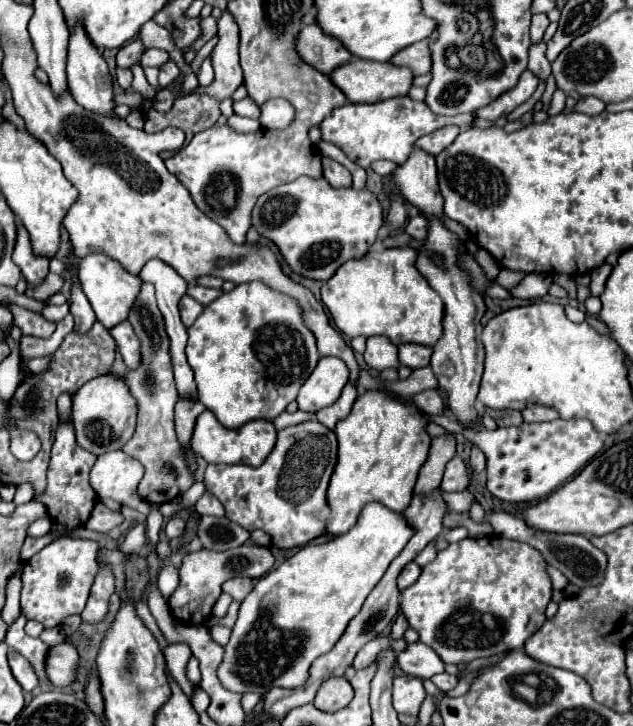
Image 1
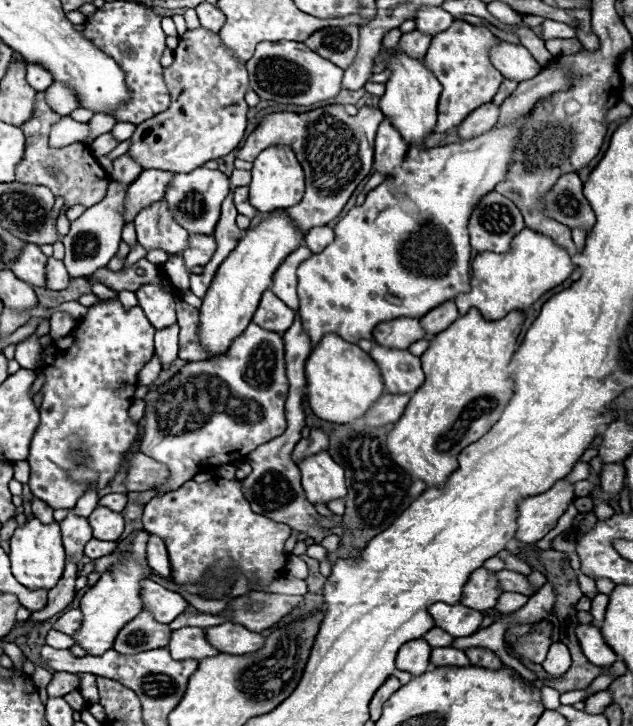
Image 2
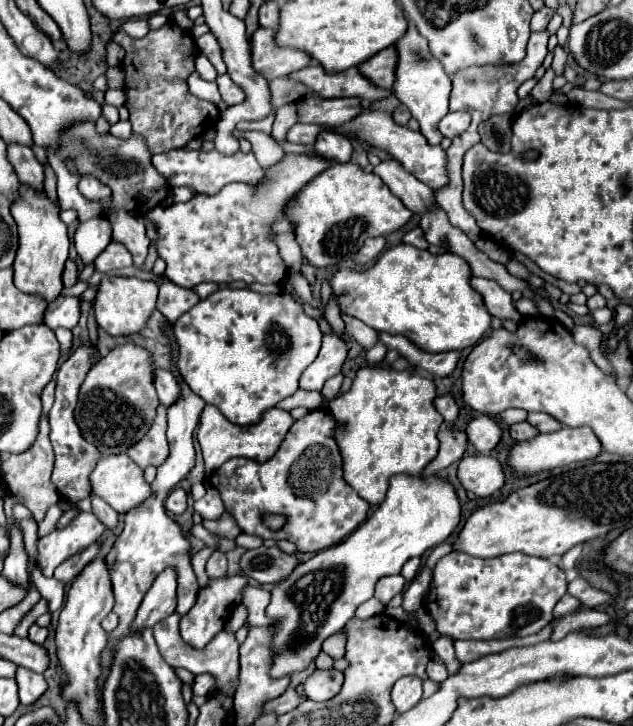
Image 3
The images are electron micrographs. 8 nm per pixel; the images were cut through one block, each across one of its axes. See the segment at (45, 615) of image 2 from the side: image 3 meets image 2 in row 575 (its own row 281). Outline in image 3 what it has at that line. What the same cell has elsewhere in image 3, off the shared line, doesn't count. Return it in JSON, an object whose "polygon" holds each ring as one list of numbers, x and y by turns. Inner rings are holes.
{"polygon":[[68,260,66,268,64,268,64,274,62,274,62,282,64,282,66,288,70,288,70,286,76,284,76,280,78,280,78,266,76,266,74,260]]}

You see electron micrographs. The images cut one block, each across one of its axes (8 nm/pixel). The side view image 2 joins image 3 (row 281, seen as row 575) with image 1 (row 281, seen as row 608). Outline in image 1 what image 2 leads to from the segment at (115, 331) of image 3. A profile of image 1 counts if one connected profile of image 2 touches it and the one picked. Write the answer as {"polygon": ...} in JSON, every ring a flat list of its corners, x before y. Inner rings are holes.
{"polygon":[[90,254,88,258,80,260,80,268,78,268,78,278,82,282,82,290,86,294,86,298,92,304,92,310,96,312,98,320,106,326,106,328,114,328,116,324,124,322,128,318,128,312,136,300,136,294,140,292,140,276,134,276,130,272,126,272,116,260,110,260,110,256,104,254]]}

